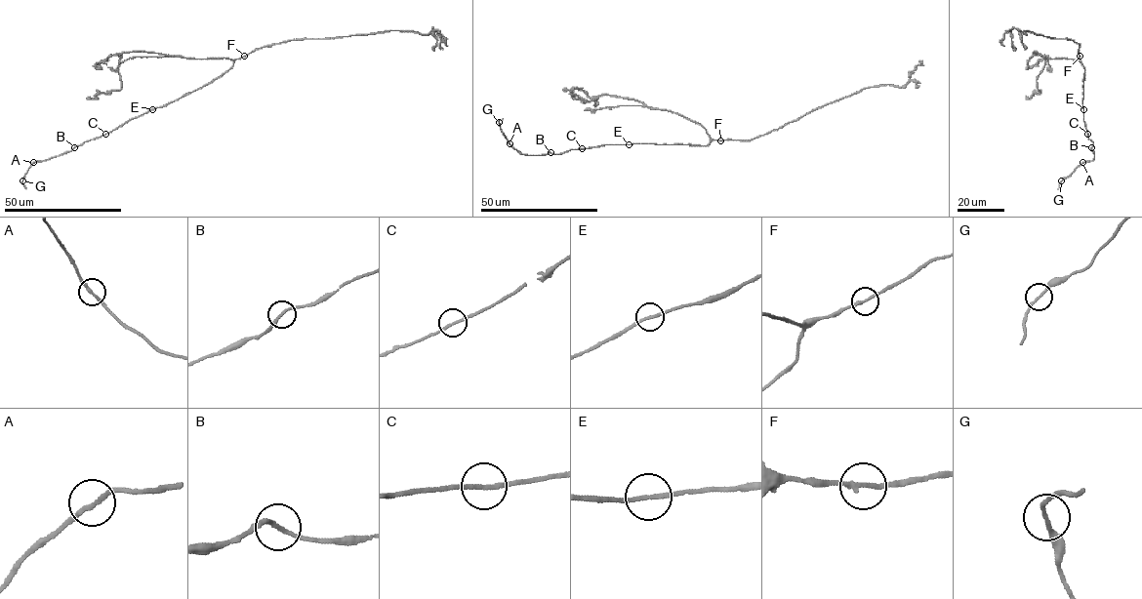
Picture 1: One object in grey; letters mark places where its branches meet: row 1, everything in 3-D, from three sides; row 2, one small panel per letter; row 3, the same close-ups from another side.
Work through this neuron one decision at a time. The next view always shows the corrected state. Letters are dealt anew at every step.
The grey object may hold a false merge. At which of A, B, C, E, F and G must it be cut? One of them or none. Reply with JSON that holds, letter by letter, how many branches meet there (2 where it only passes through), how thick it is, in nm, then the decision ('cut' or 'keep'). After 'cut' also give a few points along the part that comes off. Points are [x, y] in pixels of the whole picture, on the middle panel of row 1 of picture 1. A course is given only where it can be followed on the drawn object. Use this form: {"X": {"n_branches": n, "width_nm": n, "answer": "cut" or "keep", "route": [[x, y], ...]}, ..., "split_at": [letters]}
{"A": {"n_branches": 2, "width_nm": 200, "answer": "keep"}, "B": {"n_branches": 2, "width_nm": 160, "answer": "keep"}, "C": {"n_branches": 2, "width_nm": 170, "answer": "keep"}, "E": {"n_branches": 2, "width_nm": 180, "answer": "keep"}, "F": {"n_branches": 2, "width_nm": 180, "answer": "keep"}, "G": {"n_branches": 2, "width_nm": 160, "answer": "keep"}, "split_at": []}

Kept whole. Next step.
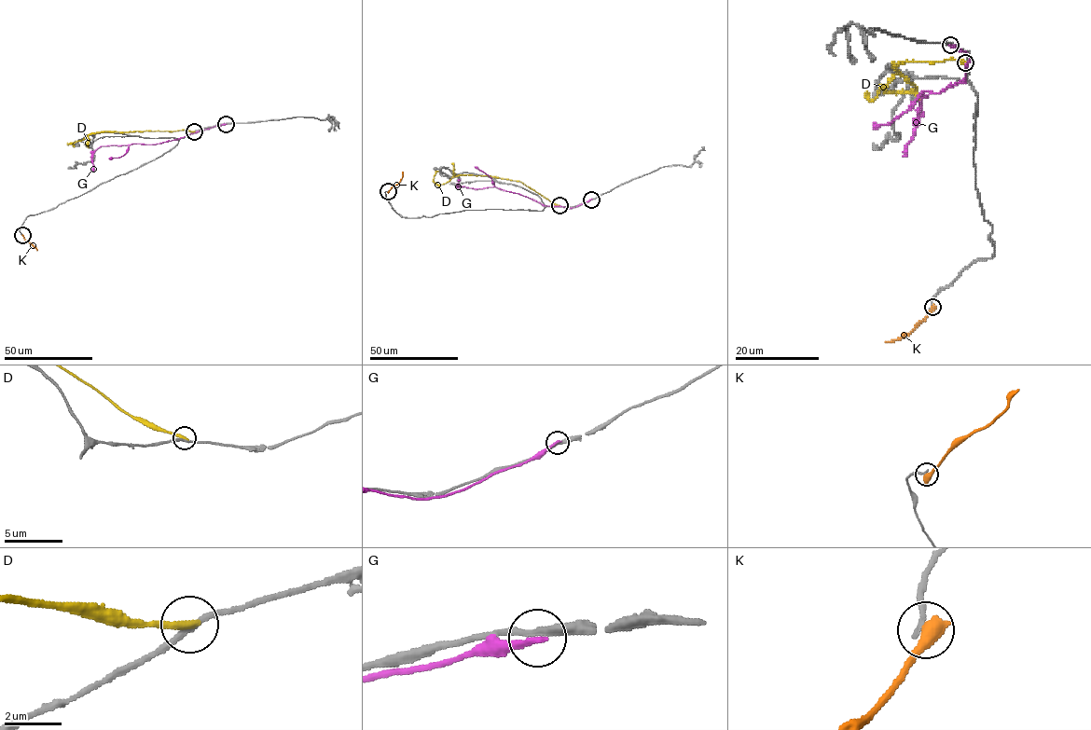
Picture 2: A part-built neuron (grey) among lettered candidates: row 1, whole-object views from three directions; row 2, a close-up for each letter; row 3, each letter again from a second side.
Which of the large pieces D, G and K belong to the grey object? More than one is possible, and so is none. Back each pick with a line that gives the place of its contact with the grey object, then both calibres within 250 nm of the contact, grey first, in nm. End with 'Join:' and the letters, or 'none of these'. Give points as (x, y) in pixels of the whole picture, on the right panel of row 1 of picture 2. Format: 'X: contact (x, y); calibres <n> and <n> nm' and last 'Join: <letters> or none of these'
Join: none of these

